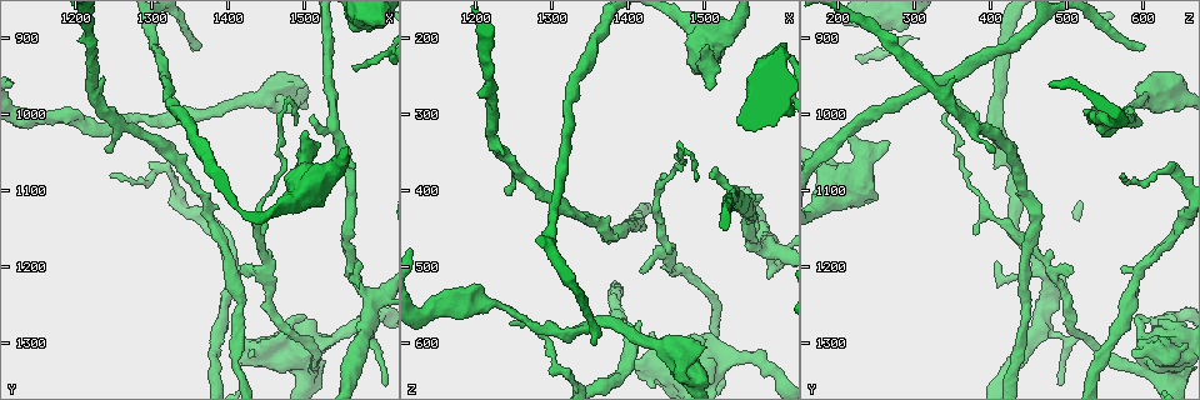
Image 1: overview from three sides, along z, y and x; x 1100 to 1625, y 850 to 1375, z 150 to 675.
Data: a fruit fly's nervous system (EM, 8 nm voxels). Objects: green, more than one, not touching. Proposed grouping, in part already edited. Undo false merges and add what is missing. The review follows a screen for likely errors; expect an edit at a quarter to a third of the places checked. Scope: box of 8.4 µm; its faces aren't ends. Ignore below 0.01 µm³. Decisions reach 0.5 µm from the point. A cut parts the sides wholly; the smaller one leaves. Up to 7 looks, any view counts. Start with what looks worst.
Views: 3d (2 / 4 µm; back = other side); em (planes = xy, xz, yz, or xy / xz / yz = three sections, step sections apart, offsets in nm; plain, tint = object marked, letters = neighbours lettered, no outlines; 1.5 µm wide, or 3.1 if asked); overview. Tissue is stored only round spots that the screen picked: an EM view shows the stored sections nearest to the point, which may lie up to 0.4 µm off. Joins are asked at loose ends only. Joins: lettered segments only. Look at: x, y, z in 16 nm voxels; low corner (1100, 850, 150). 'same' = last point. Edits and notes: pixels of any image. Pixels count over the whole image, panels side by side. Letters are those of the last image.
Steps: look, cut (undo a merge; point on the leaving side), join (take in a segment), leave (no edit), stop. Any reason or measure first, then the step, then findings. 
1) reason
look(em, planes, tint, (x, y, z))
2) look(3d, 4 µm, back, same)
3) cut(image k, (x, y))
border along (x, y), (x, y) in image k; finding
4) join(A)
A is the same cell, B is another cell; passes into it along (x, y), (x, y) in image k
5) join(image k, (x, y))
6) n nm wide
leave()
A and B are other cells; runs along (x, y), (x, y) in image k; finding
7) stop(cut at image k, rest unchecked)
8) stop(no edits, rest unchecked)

branch stops here
look(em, xz, step 4, plain, (1355, 910, 605))

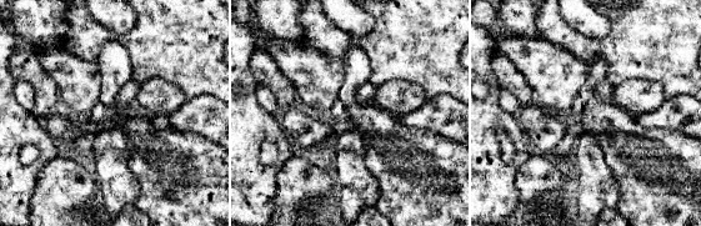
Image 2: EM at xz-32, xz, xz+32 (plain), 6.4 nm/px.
see the neighbours
look(em, xz, step 4, letters, same)

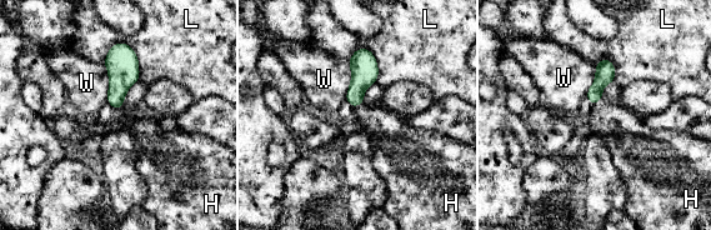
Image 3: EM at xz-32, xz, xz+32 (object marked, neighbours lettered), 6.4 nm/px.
100 nm wide; L touches over 280 nm
join(H)
H is the same cell, L and W are other cells; it goes on there

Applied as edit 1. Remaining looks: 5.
branch stops here
look(3d, 2 µm, (1245, 1050, 405))

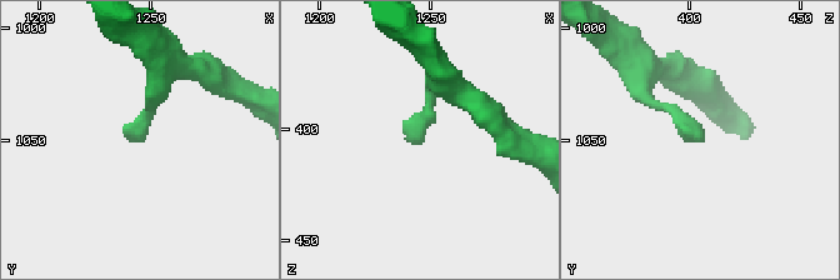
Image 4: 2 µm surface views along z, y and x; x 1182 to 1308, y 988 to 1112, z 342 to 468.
look(em, yz, step 8, tint, (1243, 1050, 406))

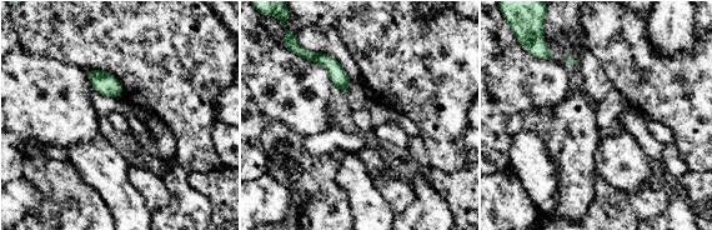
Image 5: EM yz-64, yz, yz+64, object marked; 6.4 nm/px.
cut it another way
look(em, planes, letters, same)

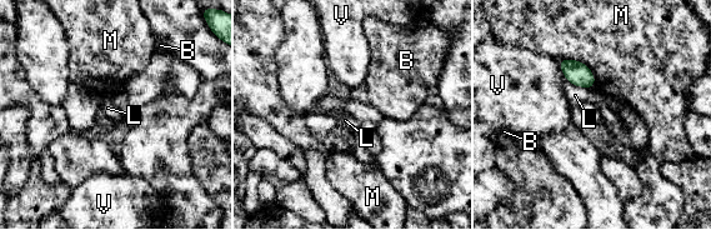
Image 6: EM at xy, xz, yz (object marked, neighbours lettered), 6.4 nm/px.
M touches over 280 nm
leave()
B, L, M and V are other cells; border along (559, 60), (581, 61), (595, 85) in image 6; no lettered segment goes on from it

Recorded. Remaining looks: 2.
calibre changes
look(3d, 4 µm, (1505, 1055, 230))

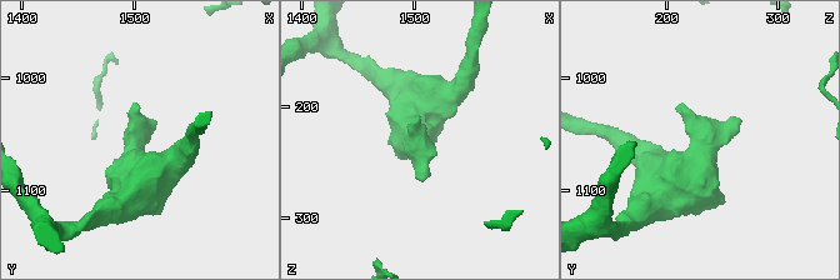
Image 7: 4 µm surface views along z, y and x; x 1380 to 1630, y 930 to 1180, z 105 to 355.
look(em, planes, letters, (1504, 1048, 232))

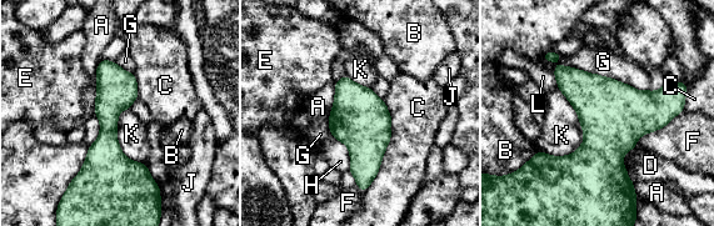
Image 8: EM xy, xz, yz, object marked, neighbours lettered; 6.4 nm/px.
90 nm wide
leave()
A, B, C, D, E, F, G, H, J, K and L are other cells; runs along (103, 63), (115, 181) in image 8; all the same neuron

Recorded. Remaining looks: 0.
stop(join at image 3, rest unchecked)

